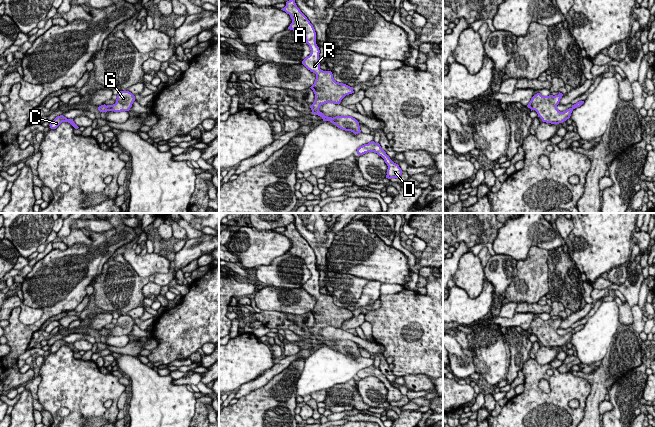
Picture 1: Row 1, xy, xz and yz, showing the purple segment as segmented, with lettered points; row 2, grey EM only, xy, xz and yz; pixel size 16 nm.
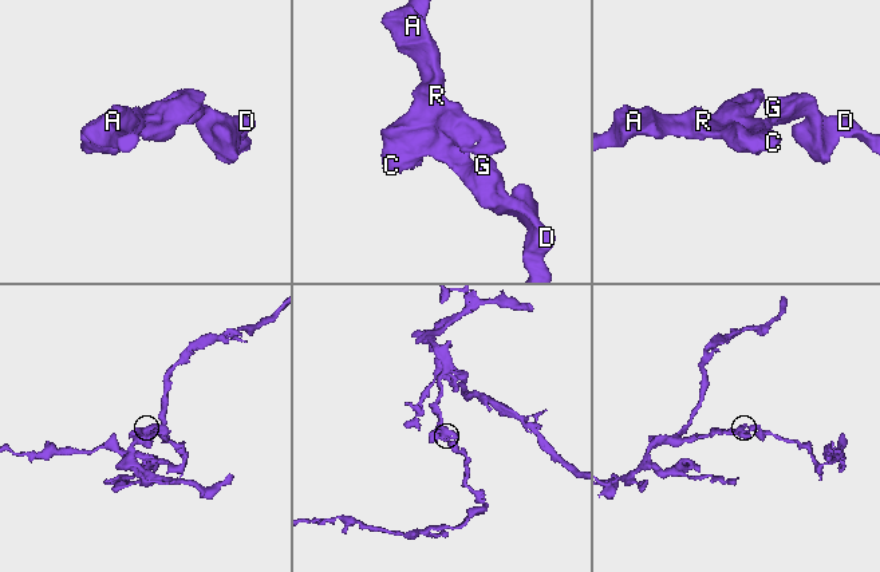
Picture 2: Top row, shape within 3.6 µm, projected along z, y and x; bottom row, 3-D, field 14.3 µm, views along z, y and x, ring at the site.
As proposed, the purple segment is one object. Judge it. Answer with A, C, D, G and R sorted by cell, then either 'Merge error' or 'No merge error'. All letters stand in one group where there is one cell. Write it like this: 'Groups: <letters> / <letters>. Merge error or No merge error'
Groups: A C D G R. No merge error

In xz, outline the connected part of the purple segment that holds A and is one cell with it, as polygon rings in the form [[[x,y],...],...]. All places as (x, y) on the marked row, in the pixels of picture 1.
[[[295,0],[287,1],[286,6],[281,10],[289,14],[292,19],[292,23],[288,29],[302,34],[311,49],[310,55],[302,61],[302,64],[308,70],[316,74],[315,82],[310,87],[315,94],[315,101],[310,106],[312,113],[320,116],[323,121],[330,121],[342,130],[351,131],[355,135],[360,133],[361,130],[359,122],[352,116],[343,115],[332,118],[325,116],[319,111],[320,106],[325,103],[334,103],[339,105],[346,95],[354,93],[353,87],[336,82],[331,71],[323,71],[320,69],[320,50],[316,44],[315,29],[307,17],[297,7]]]

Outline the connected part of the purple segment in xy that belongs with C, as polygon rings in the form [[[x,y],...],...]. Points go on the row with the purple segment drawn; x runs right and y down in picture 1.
[[[63,115],[57,116],[53,121],[50,122],[50,128],[56,129],[62,122],[68,122],[70,123],[75,129],[78,129],[79,127],[74,123],[73,119],[67,119]]]

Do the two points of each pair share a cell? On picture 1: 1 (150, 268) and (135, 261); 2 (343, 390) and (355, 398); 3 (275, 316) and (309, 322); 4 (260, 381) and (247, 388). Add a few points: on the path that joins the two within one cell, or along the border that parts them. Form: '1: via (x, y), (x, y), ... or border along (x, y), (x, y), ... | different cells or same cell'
1: via (146, 265), (139, 264) | same cell
2: via (346, 393), (352, 397) | same cell
3: via (283, 321), (301, 324) | same cell
4: via (257, 383), (250, 386) | same cell

